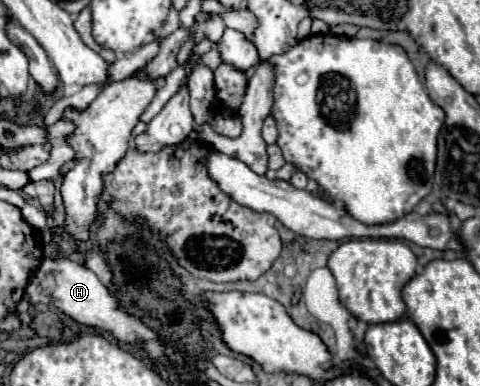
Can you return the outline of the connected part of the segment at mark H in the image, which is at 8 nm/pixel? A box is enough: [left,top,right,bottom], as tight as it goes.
[24,256,170,360]

